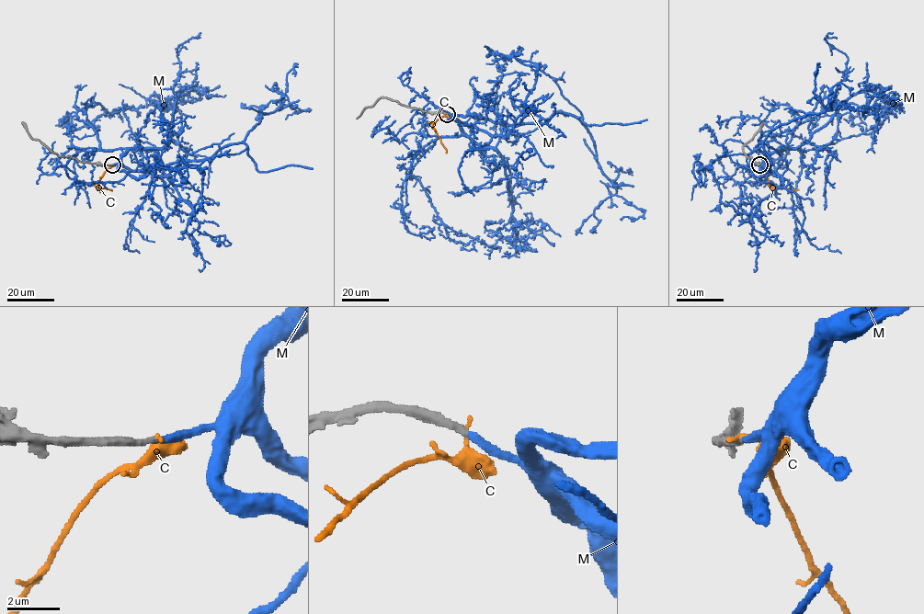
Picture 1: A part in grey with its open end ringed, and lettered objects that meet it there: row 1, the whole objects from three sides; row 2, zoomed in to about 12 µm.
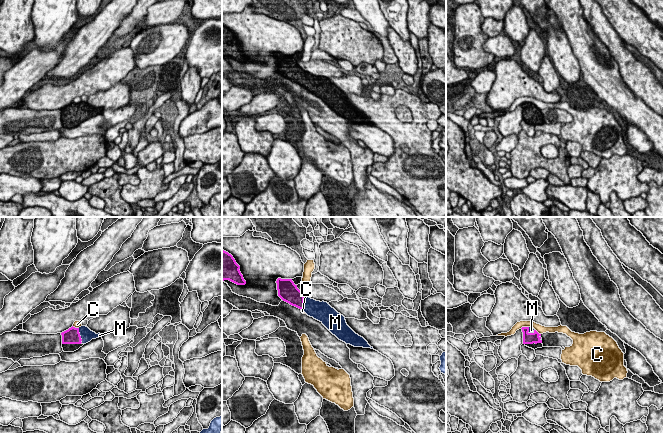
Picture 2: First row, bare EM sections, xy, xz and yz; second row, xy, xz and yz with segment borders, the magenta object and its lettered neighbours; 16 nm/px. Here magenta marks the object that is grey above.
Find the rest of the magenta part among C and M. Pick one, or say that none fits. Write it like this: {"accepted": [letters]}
{"accepted": ["M"]}

